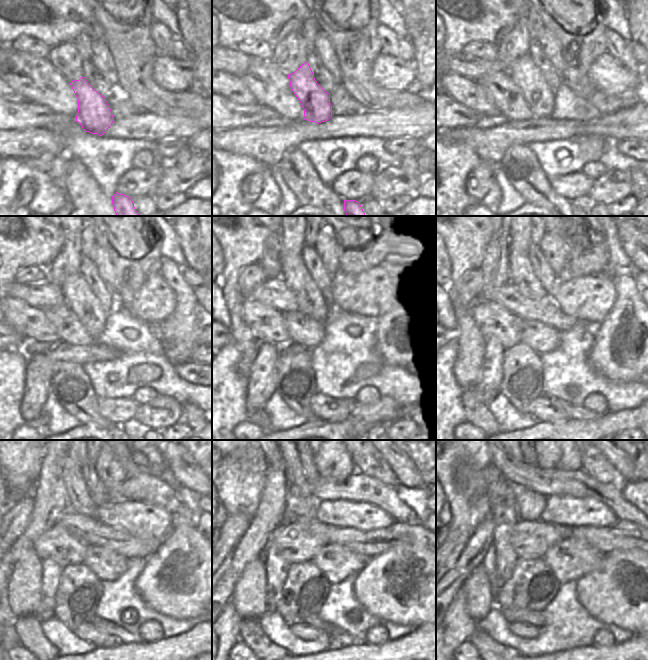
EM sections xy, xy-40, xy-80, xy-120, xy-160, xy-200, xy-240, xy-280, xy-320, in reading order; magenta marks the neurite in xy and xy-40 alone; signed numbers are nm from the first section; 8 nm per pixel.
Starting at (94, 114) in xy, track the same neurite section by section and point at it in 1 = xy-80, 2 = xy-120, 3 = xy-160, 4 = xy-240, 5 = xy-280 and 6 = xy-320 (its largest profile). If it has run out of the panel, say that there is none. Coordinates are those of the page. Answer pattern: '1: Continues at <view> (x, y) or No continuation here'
1: Continues at xy-80 (539, 96)
2: Continues at xy-120 (78, 296)
3: Continues at xy-160 (311, 302)
4: Continues at xy-240 (79, 500)
5: Continues at xy-280 (298, 483)
6: Continues at xy-320 (514, 460).

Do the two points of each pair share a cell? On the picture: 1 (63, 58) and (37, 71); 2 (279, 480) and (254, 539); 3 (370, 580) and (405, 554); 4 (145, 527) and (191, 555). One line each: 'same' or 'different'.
1: different
2: same
3: same
4: different

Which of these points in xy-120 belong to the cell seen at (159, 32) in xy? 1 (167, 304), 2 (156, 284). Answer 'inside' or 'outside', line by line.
1: outside
2: outside

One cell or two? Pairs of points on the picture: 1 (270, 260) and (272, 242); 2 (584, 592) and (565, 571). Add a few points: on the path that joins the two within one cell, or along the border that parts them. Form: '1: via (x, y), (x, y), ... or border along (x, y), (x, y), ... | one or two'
1: via (271, 256), (272, 246) | one
2: border along (597, 569), (593, 569), (575, 580) | two

